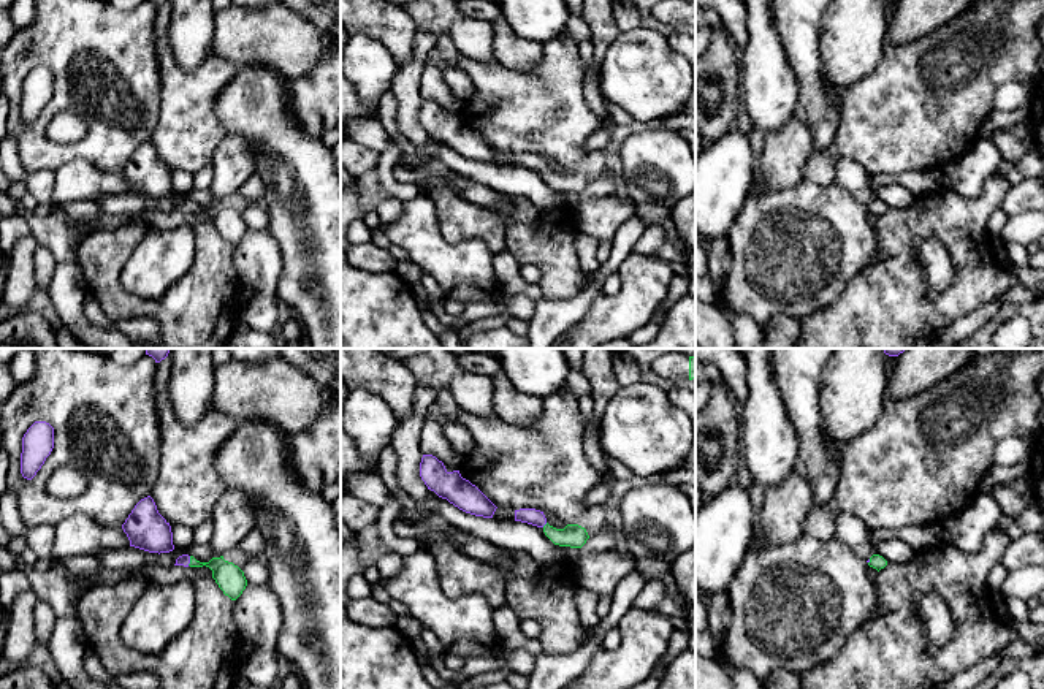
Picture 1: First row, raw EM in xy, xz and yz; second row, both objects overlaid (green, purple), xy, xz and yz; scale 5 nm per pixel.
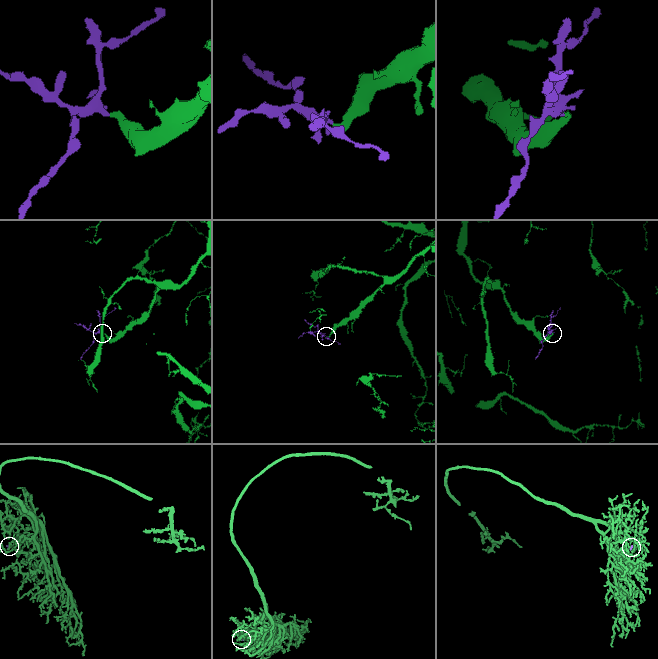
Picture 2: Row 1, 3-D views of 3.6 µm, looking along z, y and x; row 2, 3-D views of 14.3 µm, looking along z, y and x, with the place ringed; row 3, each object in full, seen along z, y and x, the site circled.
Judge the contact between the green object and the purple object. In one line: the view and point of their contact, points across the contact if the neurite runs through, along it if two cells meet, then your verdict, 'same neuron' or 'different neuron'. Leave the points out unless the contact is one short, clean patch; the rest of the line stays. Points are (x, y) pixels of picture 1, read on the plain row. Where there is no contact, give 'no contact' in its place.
xz (545, 170) | across xz (574, 181), (556, 181), (545, 170), (533, 162) | same neuron

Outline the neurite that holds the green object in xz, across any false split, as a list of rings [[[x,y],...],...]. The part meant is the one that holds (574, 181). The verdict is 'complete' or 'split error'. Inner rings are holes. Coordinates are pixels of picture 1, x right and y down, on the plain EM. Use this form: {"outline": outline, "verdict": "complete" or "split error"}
{"outline": [[[535,154],[515,155],[515,166],[542,173],[545,181],[559,192],[581,193],[589,184],[586,174],[578,169],[567,169],[564,174],[550,171],[543,157]]], "verdict": "split error"}

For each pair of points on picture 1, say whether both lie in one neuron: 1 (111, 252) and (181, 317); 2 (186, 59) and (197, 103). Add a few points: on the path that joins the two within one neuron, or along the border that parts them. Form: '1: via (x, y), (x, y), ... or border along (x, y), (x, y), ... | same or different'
1: via (111, 277), (111, 287), (132, 308), (156, 309) | same
2: border along (168, 38), (184, 70), (195, 70), (211, 56) | different

